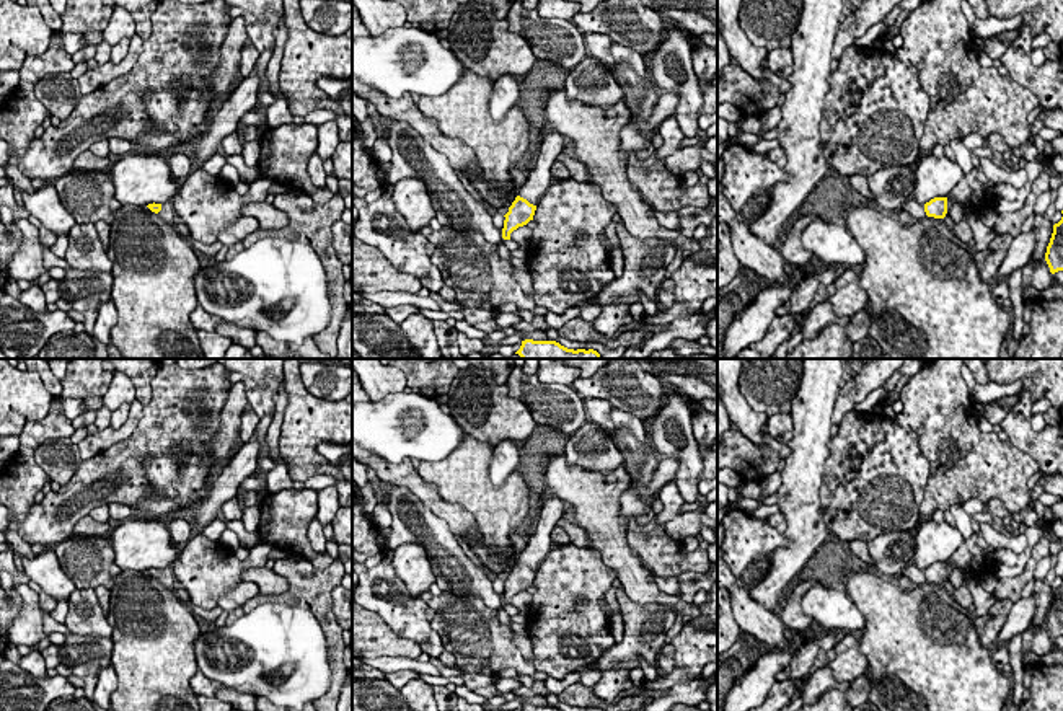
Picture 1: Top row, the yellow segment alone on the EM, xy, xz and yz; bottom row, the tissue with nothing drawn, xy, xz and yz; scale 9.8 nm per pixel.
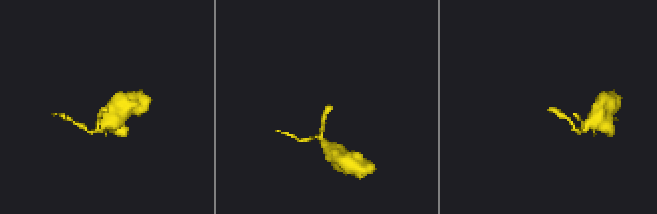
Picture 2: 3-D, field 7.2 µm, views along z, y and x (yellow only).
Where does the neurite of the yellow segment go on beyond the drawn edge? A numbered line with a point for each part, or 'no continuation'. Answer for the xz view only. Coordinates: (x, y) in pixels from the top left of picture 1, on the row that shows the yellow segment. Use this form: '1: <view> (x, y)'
1: xz (540, 178)

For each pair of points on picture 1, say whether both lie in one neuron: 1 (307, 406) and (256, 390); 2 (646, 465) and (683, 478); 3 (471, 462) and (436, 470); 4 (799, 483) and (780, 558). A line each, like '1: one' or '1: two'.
1: two
2: two
3: one
4: one

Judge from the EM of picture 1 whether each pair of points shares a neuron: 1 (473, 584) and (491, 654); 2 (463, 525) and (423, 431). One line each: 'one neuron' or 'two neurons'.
1: two neurons
2: two neurons

